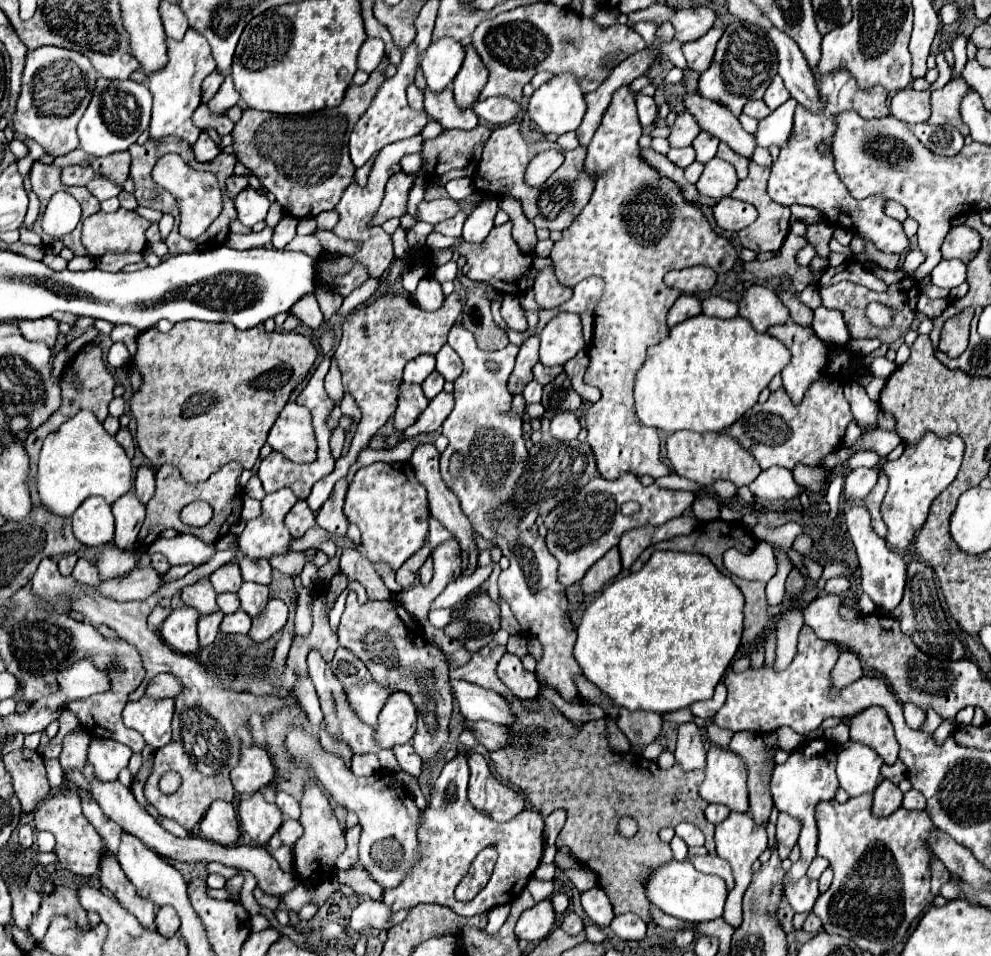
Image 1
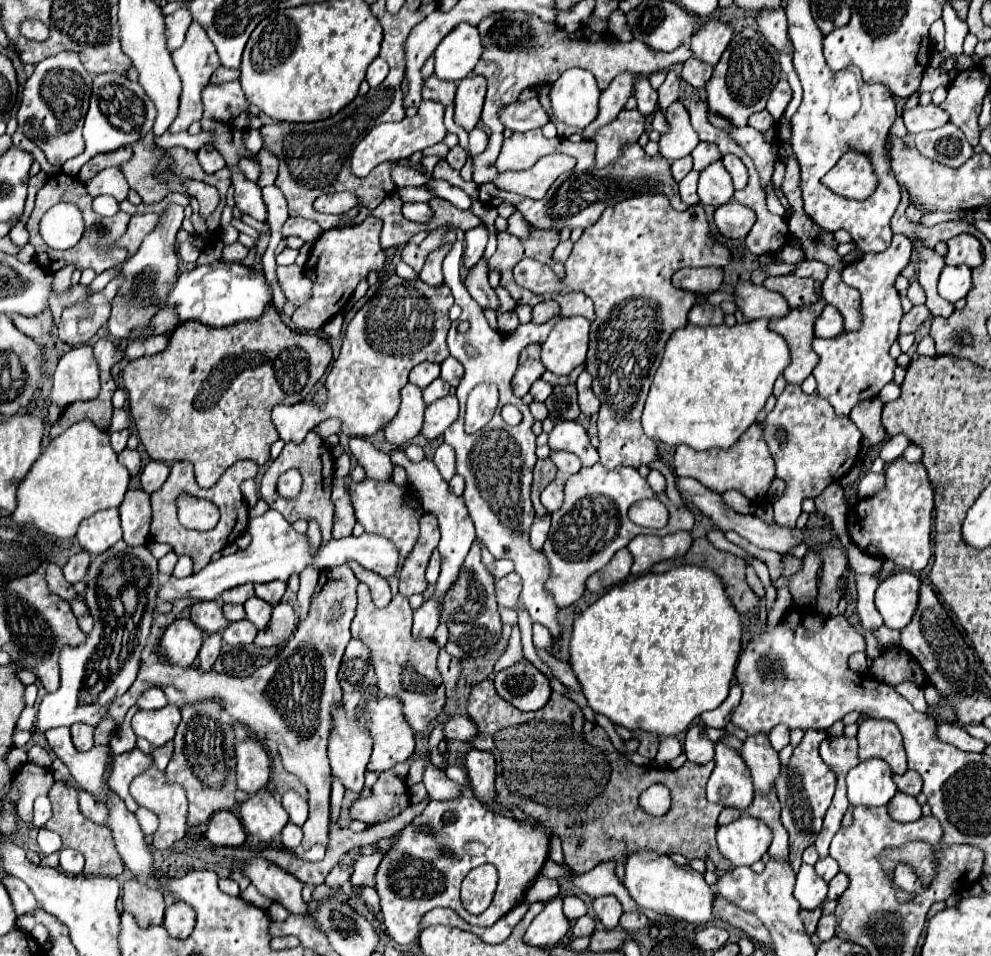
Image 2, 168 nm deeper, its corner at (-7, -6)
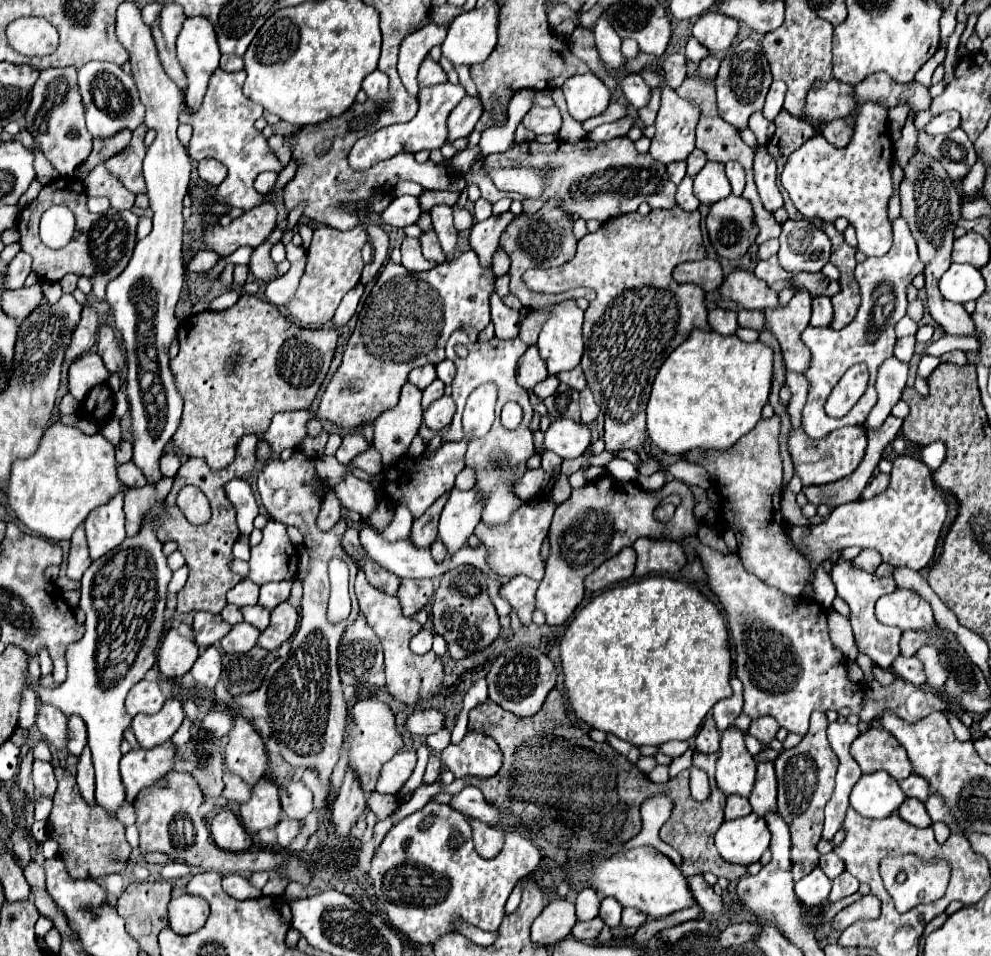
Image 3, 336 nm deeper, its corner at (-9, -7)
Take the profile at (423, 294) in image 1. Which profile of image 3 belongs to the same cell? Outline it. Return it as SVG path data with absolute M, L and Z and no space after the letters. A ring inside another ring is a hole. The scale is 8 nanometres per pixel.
M430 229L428 233L420 235L420 245L422 245L422 253L424 253L426 259L434 259L438 263L442 263L446 259L446 255L442 253L442 247L440 247L440 241L438 241L434 229Z

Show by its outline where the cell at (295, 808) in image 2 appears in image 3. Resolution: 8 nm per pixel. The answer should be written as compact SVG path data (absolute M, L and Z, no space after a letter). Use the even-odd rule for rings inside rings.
M294 781L282 789L282 811L290 819L302 821L314 807L312 807L312 791L302 783Z

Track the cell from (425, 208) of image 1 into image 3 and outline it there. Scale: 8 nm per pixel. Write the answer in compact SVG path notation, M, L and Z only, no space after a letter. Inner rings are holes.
M412 195L396 197L396 199L380 213L382 223L392 225L392 227L412 225L412 223L416 223L418 217L420 217L420 205L418 205L418 199L412 197Z

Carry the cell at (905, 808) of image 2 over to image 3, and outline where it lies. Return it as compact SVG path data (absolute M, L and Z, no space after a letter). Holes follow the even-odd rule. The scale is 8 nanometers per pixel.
M906 799L902 803L902 807L898 809L898 815L906 823L910 823L914 827L930 827L932 825L932 821L930 821L930 817L926 813L926 807L924 807L924 803L920 799Z

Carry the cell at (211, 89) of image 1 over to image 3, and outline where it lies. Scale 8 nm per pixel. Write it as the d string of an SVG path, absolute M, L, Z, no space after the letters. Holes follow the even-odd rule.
M222 55L220 67L224 71L240 71L240 69L244 69L244 61L238 55Z

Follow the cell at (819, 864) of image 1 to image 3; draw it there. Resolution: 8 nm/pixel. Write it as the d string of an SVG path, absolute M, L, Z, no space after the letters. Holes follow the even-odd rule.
M828 853L820 857L820 869L830 877L836 879L844 871L844 861L836 853Z

